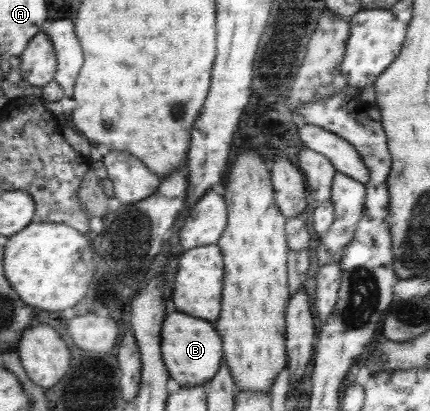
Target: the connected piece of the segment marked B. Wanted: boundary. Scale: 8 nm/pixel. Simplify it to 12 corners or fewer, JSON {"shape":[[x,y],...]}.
{"shape":[[175,310],[160,333],[169,375],[205,384],[223,364],[214,325]]}

